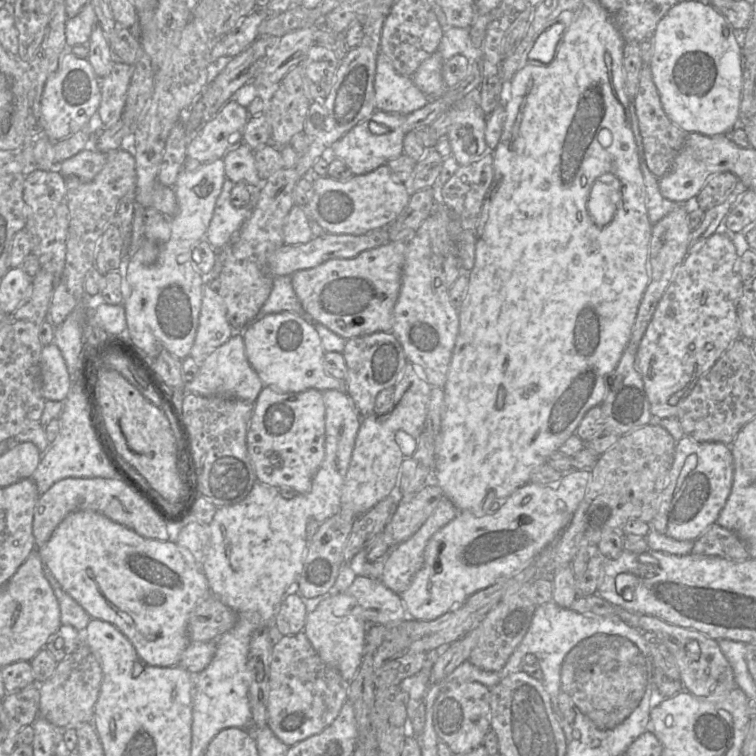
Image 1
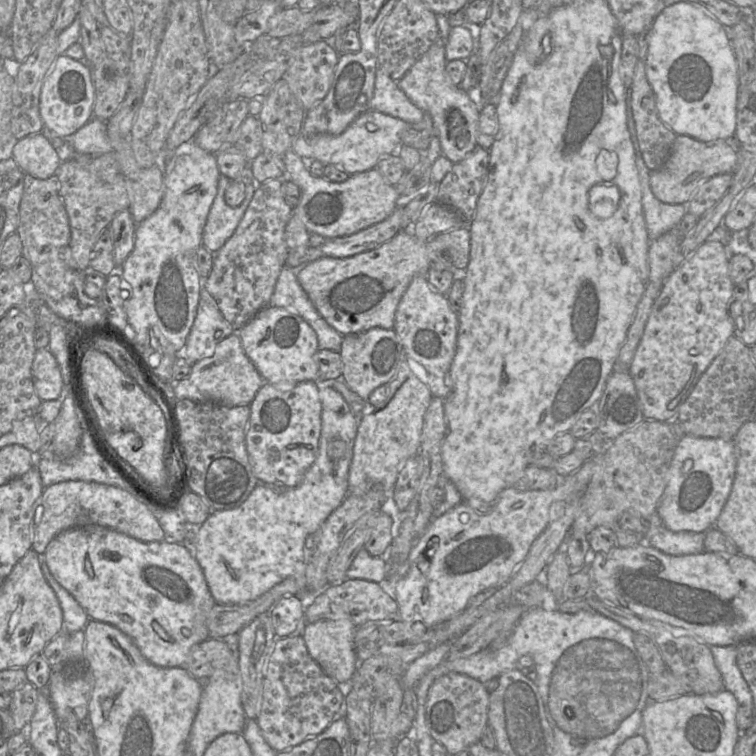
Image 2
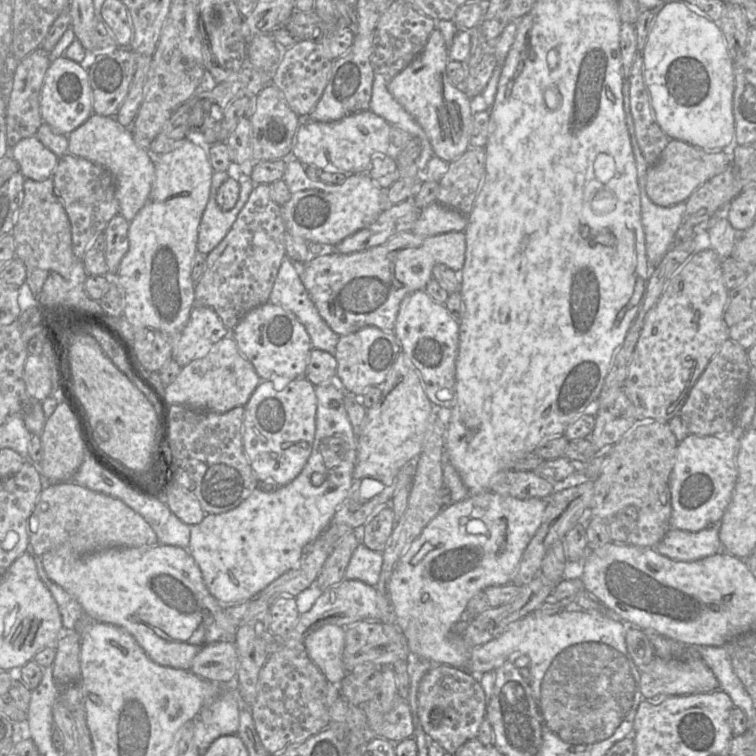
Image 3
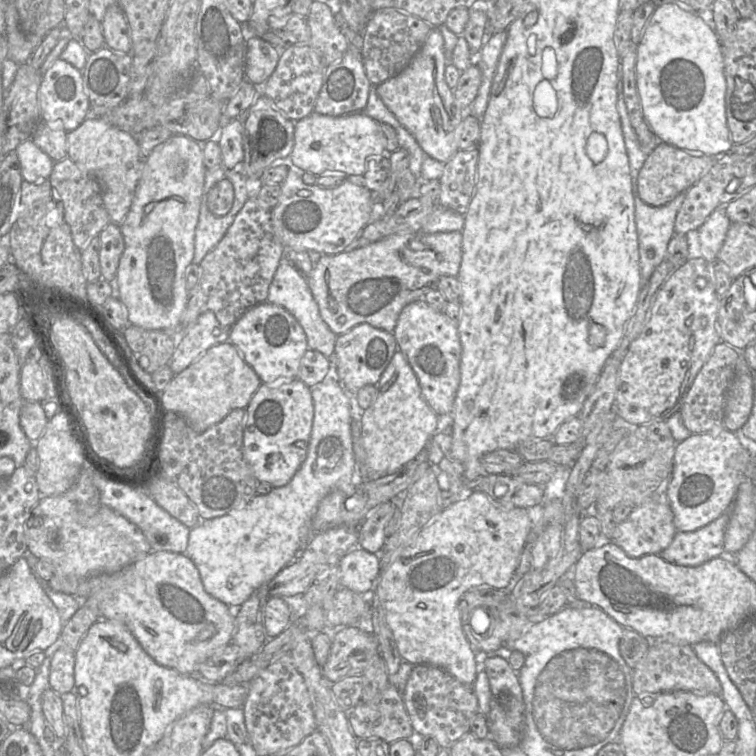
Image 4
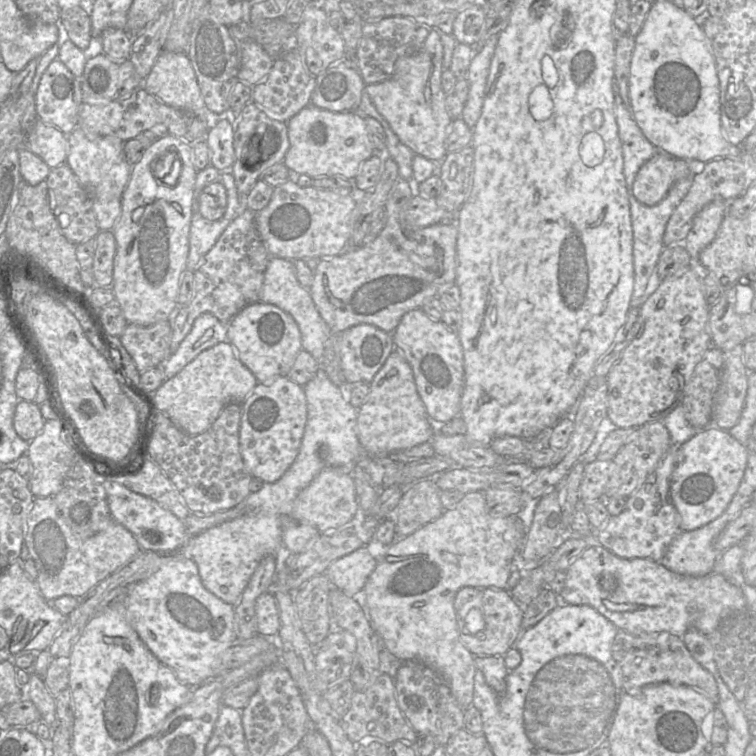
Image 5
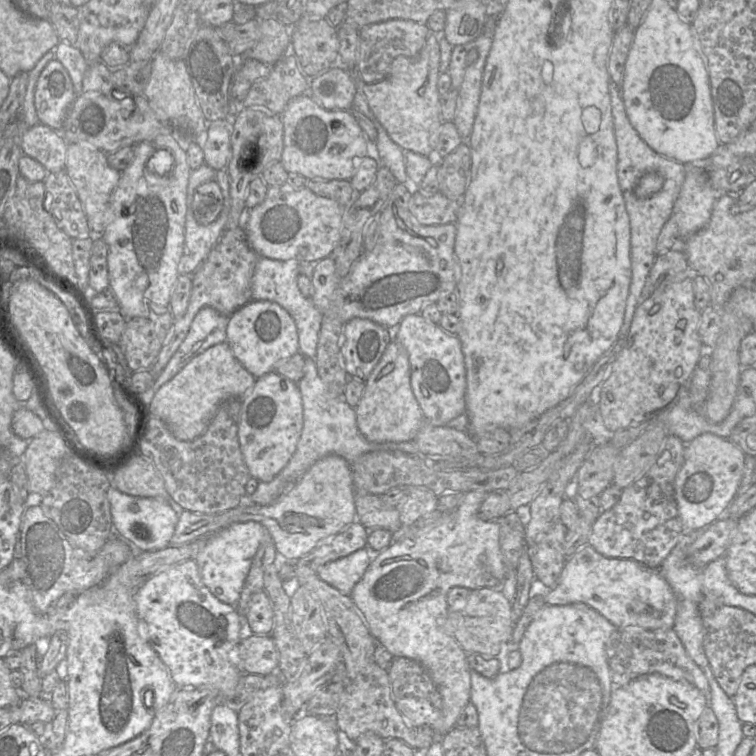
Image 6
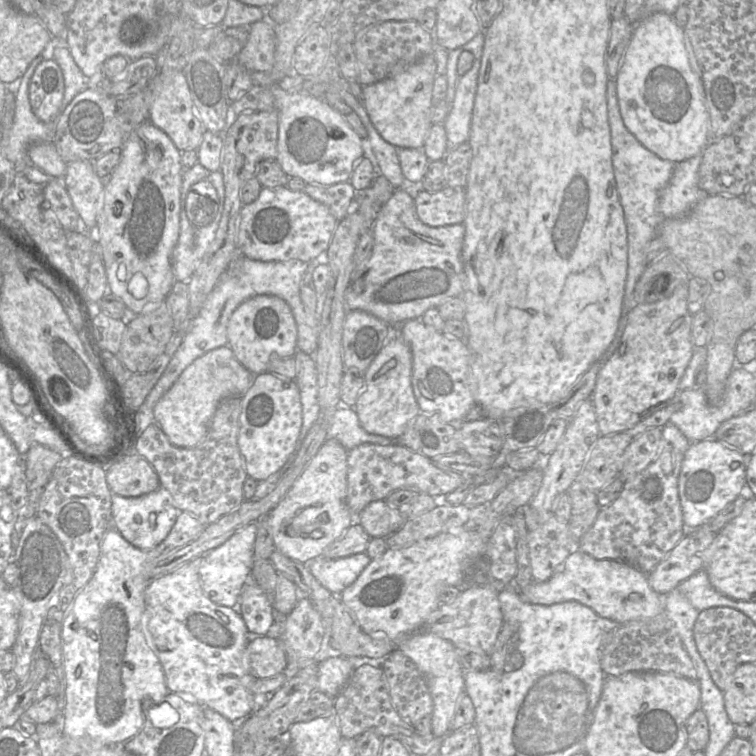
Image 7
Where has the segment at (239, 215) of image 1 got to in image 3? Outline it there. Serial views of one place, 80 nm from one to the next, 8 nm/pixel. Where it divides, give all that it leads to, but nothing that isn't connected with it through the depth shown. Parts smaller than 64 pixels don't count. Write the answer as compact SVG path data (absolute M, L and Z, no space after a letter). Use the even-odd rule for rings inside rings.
M231 168L228 171L213 172L209 201L198 229L197 252L208 255L222 242L248 201L254 187L255 184L249 176L236 175L236 172ZM229 178L238 181L240 185L239 198L231 210L222 211L216 203L216 195L220 186Z

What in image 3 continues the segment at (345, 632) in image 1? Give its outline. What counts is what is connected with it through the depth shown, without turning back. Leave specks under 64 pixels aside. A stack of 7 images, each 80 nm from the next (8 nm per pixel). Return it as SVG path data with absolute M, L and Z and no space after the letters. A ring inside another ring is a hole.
M326 624L303 639L308 657L331 683L340 682L347 673L342 660L344 632L342 626Z

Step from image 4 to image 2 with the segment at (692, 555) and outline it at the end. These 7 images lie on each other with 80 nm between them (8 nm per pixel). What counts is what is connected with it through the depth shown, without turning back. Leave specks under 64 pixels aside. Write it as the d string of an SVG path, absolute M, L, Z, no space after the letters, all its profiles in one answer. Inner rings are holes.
M658 516L648 520L644 542L666 554L688 555L704 552L705 532L674 532L664 527Z

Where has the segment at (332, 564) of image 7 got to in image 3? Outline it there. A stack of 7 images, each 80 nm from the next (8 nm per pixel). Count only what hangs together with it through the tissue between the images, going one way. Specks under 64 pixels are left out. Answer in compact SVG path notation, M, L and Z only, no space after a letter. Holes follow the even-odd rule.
M360 543L351 556L344 579L360 580L375 587L379 580L382 561L382 552L372 551Z

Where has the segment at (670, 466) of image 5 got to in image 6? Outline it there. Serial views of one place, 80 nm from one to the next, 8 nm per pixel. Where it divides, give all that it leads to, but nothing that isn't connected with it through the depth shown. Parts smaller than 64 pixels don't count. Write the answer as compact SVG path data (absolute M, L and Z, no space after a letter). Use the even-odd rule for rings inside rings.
M667 434L661 451L646 473L624 488L620 500L611 509L602 511L596 519L592 526L589 545L609 558L632 559L652 569L660 567L685 533L675 497L675 478L684 462L685 446L686 443L680 438Z

